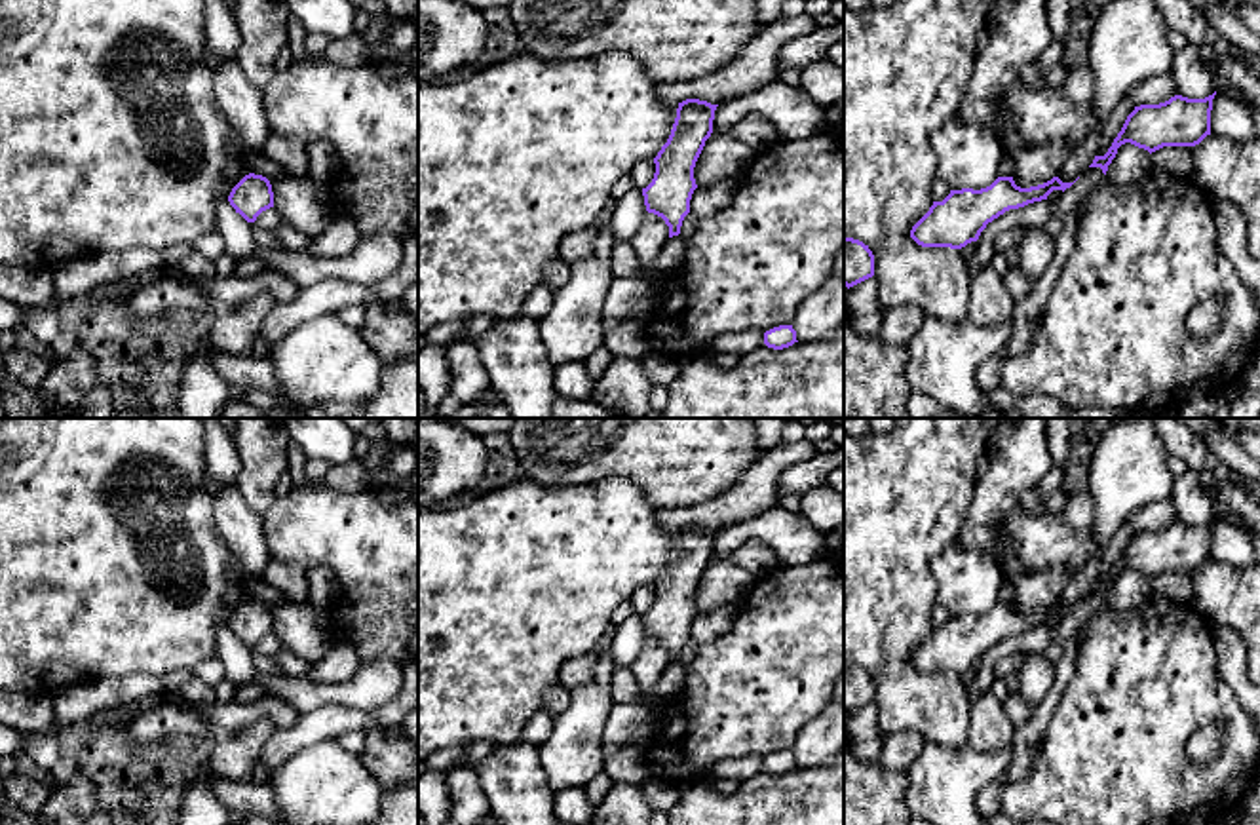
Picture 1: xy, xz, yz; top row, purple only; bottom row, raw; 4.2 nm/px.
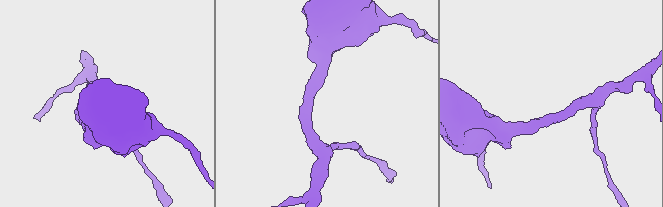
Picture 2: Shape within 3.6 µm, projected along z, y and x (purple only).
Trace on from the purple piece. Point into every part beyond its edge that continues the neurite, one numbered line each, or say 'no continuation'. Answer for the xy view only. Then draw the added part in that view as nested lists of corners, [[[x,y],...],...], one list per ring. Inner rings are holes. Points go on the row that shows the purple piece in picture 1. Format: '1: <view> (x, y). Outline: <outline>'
no continuation

